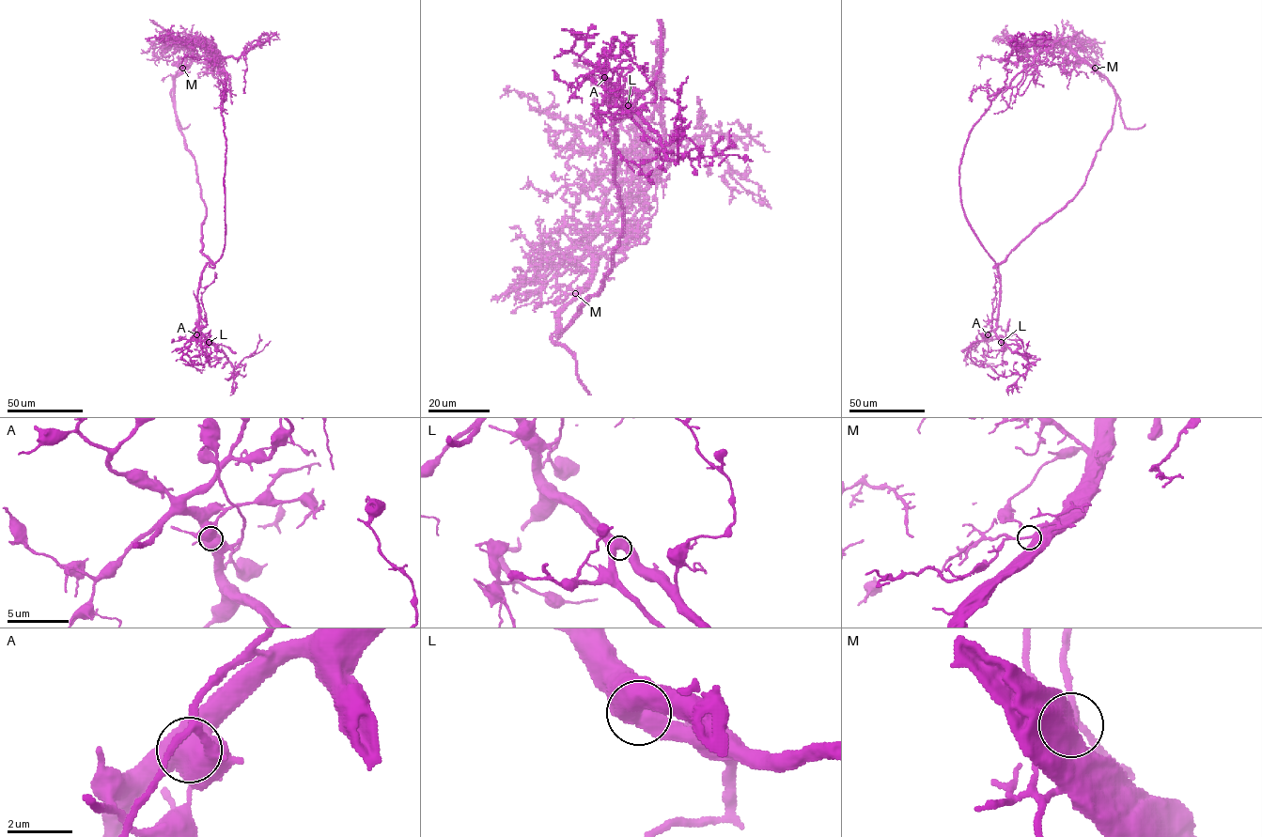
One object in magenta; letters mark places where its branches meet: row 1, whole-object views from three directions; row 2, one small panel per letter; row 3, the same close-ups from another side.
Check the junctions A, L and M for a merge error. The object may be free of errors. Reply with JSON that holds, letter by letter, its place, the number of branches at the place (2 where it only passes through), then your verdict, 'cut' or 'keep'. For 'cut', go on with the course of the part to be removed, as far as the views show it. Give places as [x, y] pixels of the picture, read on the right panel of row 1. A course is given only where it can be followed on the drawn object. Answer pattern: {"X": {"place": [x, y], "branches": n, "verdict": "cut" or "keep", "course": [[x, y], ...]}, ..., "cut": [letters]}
{"A": {"place": [988, 334], "branches": 3, "verdict": "cut", "course": [[988, 335], [999, 290]]}, "L": {"place": [1001, 342], "branches": 2, "verdict": "keep"}, "M": {"place": [1095, 68], "branches": 3, "verdict": "keep"}, "cut": ["A"]}

